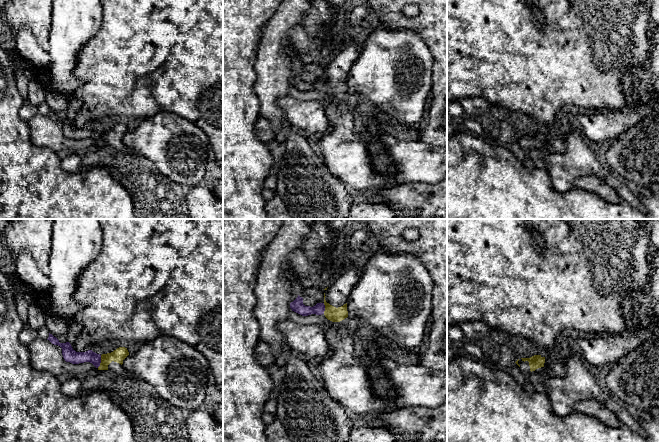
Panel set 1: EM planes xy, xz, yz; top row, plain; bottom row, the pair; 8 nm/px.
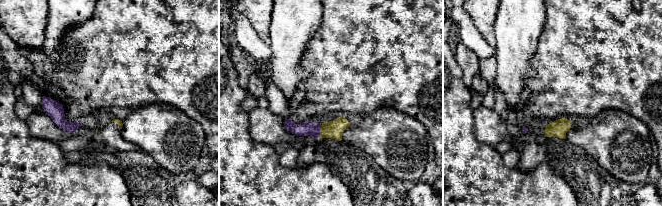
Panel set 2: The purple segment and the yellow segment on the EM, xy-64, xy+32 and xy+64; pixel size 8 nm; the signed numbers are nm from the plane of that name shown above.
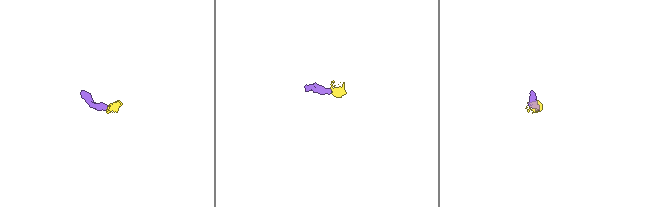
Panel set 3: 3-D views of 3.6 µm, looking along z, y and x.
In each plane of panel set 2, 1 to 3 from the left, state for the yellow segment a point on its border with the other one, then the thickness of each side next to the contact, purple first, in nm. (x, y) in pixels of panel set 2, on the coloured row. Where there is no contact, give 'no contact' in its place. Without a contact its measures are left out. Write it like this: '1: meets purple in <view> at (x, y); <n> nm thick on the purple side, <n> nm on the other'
1: no contact
2: meets purple in xy+32 at (320, 130); 110 nm thick on the purple side, 140 nm on the other
3: no contact

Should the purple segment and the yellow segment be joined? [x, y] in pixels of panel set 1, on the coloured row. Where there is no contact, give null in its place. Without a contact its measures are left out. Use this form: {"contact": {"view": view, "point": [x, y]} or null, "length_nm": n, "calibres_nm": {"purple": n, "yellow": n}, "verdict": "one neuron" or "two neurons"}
{"contact": {"view": "xy", "point": [100, 361]}, "length_nm": 110, "calibres_nm": {"purple": 110, "yellow": 110}, "verdict": "one neuron"}

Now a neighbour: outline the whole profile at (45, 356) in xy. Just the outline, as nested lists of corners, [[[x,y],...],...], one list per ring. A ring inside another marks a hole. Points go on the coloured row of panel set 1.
[[[39,337],[29,344],[28,349],[30,352],[31,366],[38,371],[49,372],[55,376],[72,374],[83,382],[87,375],[97,369],[90,362],[79,364],[66,362],[60,346]]]

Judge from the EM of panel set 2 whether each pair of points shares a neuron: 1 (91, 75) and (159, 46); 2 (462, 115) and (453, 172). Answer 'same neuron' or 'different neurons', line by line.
1: same neuron
2: same neuron

